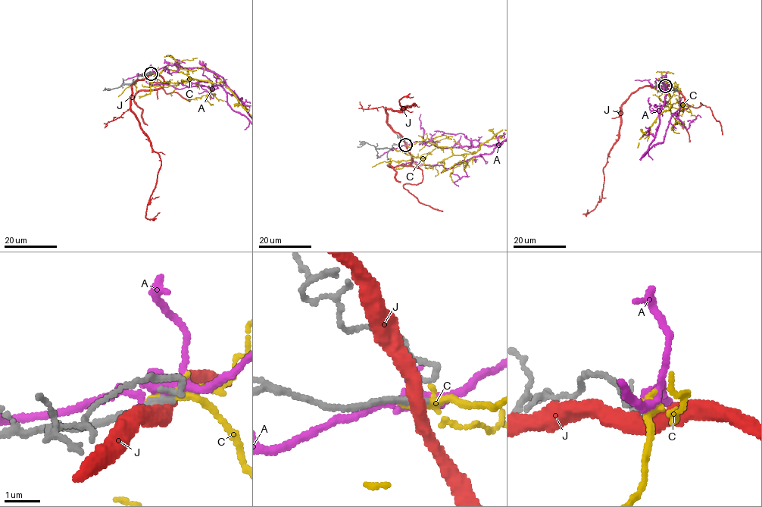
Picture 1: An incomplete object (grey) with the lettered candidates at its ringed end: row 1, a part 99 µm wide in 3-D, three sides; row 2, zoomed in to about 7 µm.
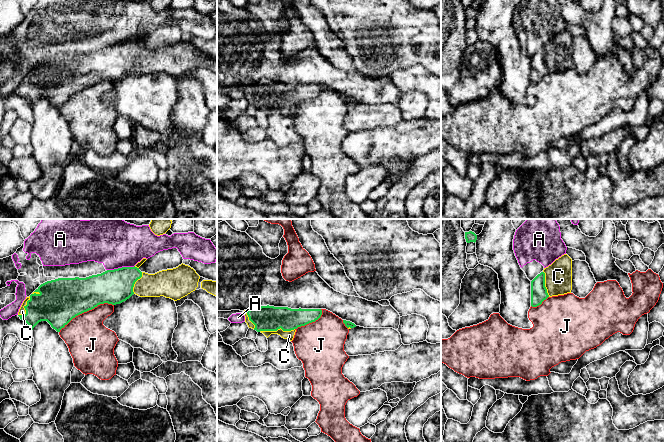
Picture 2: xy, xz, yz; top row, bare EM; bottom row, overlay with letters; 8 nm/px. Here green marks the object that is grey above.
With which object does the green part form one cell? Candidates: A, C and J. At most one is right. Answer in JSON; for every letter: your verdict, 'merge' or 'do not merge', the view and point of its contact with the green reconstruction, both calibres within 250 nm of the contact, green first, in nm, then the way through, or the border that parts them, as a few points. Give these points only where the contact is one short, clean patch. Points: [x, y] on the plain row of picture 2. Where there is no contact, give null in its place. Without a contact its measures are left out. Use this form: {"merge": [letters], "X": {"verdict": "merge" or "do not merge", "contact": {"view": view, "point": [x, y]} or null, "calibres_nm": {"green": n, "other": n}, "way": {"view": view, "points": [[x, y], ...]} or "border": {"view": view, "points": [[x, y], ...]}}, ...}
{"merge": ["C"], "A": {"verdict": "do not merge", "contact": {"view": "xy", "point": [120, 44]}, "calibres_nm": {"green": 280, "other": 360}}, "C": {"verdict": "merge", "contact": {"view": "xz", "point": [276, 106]}, "calibres_nm": {"green": 200, "other": 70}}, "J": {"verdict": "do not merge", "contact": {"view": "xy", "point": [85, 87]}, "calibres_nm": {"green": 340, "other": 360}}}

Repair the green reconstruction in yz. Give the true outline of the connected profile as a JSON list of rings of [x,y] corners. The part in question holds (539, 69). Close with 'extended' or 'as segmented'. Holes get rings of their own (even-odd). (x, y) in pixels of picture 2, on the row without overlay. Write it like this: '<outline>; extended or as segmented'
[[[564,30],[531,57],[531,82],[537,83],[548,73],[571,69],[571,66],[572,35]]]; extended

